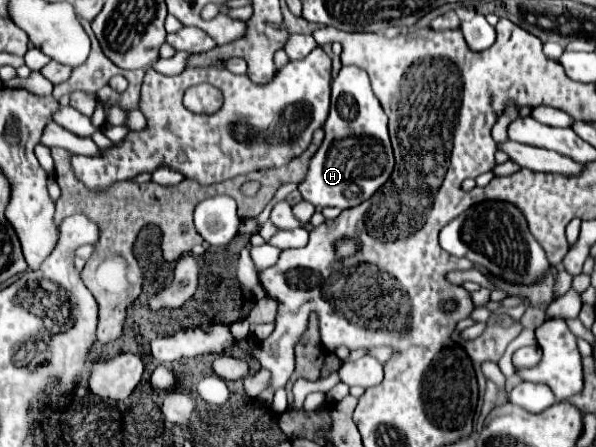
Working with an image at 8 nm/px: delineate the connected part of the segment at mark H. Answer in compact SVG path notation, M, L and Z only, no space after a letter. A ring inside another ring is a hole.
M343 66L333 80L331 112L325 122L325 140L311 160L305 180L299 184L303 200L313 206L335 206L341 210L353 208L369 200L391 176L395 158L387 132L387 116L375 98L365 70Z

